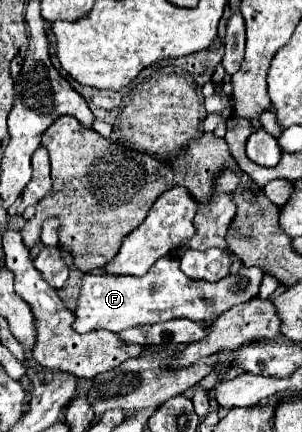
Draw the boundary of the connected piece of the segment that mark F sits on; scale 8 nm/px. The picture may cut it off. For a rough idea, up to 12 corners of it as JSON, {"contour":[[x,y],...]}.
{"contour":[[179,255],[143,277],[83,275],[73,329],[209,321],[259,295],[263,271],[193,281]]}

